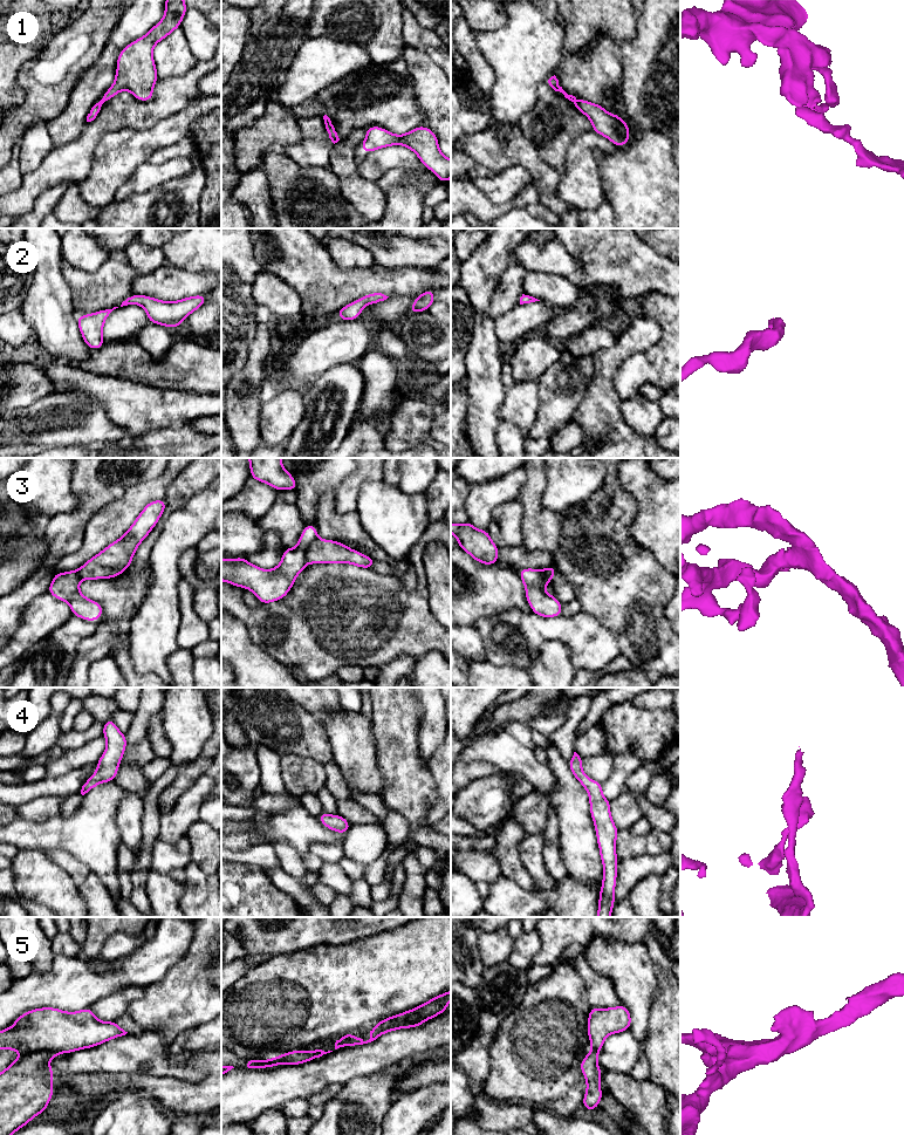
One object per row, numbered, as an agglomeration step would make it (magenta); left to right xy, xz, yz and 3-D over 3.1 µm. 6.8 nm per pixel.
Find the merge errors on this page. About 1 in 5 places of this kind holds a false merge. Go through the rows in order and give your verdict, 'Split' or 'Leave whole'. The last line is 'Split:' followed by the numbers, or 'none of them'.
1: Leave whole
2: Leave whole
3: Split
4: Leave whole
5: Split
Split: 3, 5

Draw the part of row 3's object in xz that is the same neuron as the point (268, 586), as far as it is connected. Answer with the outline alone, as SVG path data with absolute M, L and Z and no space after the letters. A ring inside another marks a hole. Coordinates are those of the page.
M315 524L307 525L297 546L285 548L280 565L273 569L261 569L246 558L221 559L221 581L249 589L262 604L279 601L306 568L306 551L316 538Z

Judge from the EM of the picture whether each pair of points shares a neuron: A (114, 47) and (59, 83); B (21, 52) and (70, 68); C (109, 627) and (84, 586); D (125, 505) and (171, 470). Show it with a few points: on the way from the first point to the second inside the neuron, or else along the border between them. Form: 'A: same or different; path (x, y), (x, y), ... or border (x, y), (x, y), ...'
A: different; border (111, 32), (98, 59), (81, 76)
B: different; border (39, 49), (33, 57), (21, 66), (18, 77)
C: same; path (109, 615), (109, 606), (96, 593)
D: same; path (137, 498), (143, 492), (153, 490), (162, 481)

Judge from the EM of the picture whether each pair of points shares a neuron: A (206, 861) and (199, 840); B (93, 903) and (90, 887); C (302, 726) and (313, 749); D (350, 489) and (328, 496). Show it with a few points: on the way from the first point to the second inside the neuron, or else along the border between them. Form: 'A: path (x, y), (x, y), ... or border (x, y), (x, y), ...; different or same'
A: path (206, 856), (206, 847), (204, 845); same
B: path (93, 900), (91, 890); same
C: path (302, 732), (312, 743); same
D: border (335, 492), (335, 508), (338, 512), (356, 511); different

